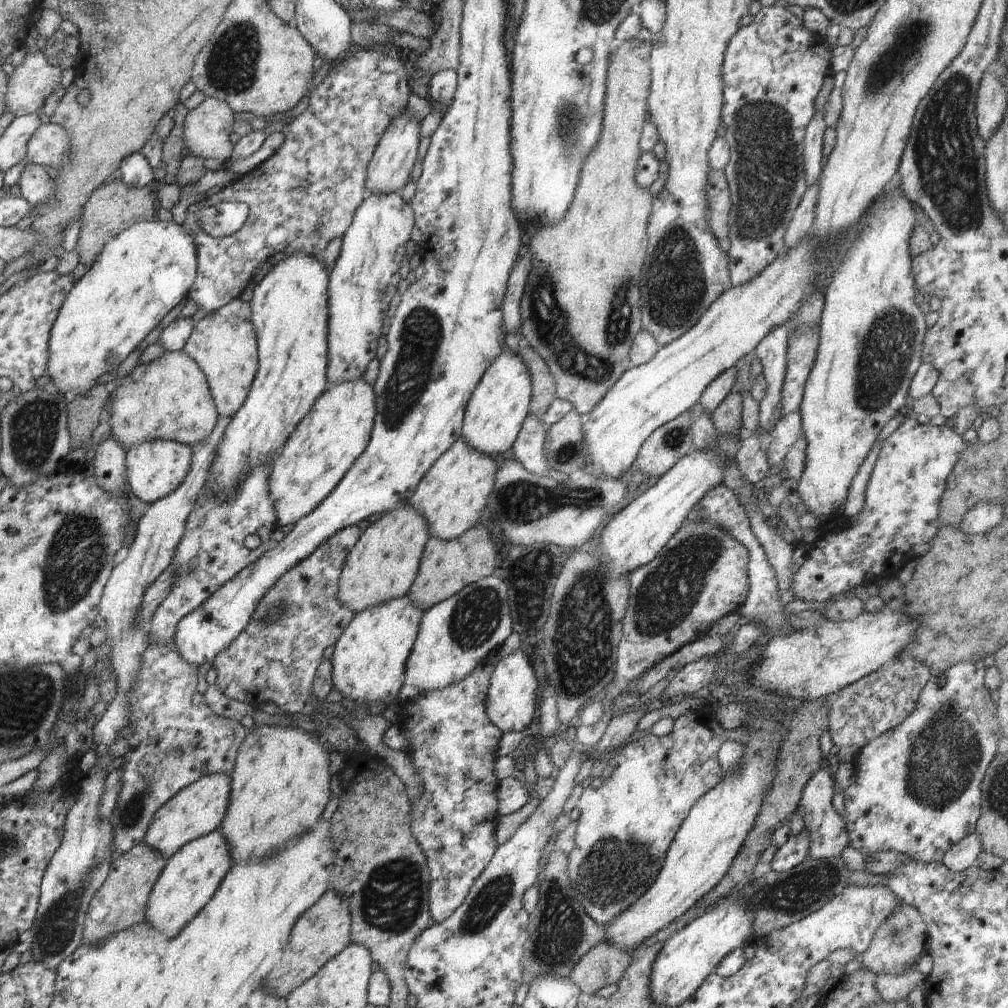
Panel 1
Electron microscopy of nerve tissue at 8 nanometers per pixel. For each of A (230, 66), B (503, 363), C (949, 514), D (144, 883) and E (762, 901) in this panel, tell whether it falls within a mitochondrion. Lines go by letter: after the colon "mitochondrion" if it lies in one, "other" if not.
A: mitochondrion
B: other
C: other
D: other
E: mitochondrion

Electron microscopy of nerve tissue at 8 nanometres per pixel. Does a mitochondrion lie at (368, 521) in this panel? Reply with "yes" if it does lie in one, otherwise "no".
no

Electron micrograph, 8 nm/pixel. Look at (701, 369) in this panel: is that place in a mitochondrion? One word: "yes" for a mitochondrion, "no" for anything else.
no

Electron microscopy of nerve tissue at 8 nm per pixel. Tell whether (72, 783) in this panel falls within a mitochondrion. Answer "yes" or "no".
no

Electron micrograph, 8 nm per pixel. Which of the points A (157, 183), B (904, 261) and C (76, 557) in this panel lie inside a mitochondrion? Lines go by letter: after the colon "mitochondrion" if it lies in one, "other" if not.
A: other
B: other
C: mitochondrion

